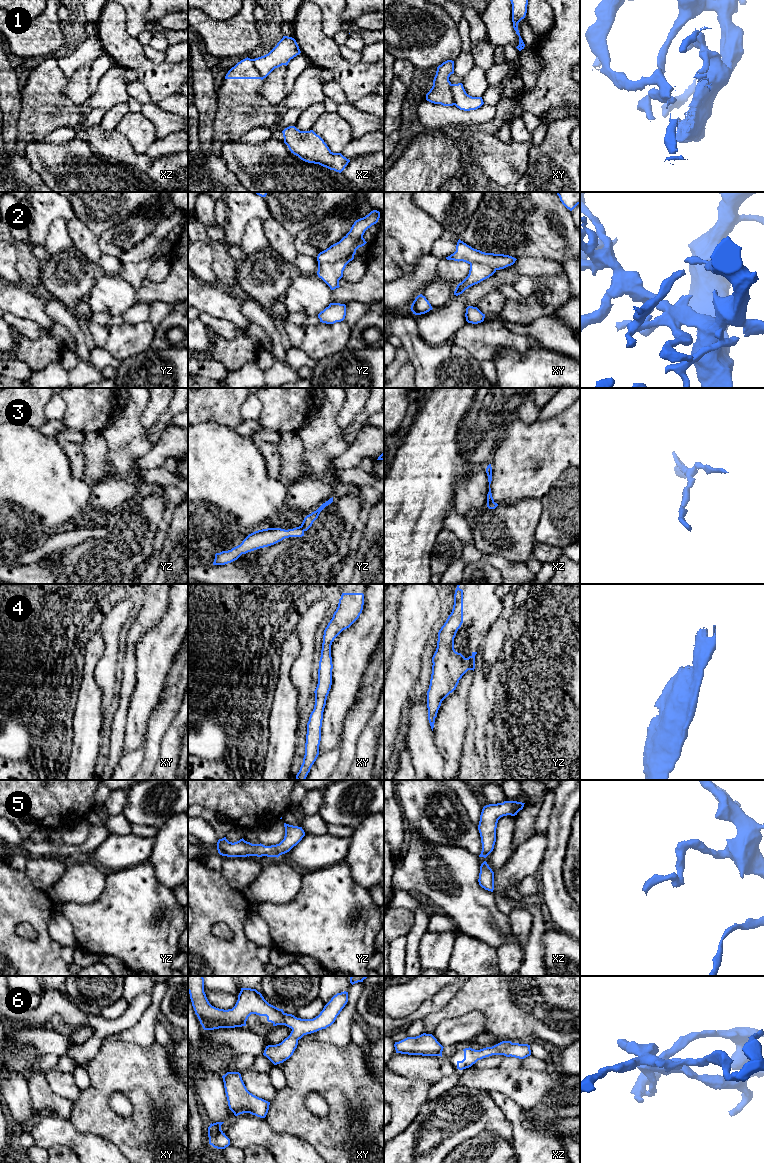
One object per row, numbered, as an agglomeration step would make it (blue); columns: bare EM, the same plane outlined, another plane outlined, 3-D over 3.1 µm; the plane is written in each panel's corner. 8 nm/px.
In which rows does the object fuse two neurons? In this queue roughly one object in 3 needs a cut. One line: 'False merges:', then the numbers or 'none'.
False merges: 1, 2

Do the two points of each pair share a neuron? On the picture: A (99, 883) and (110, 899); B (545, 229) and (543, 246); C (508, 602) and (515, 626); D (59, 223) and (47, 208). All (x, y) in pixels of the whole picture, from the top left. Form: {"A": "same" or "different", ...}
{"A": "different", "B": "same", "C": "different", "D": "different"}

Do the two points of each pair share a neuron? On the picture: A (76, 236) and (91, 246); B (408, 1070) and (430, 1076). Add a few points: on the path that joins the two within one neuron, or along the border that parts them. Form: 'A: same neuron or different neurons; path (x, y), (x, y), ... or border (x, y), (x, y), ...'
A: same neuron; path (80, 236), (87, 243)
B: same neuron; path (413, 1070), (425, 1071)

